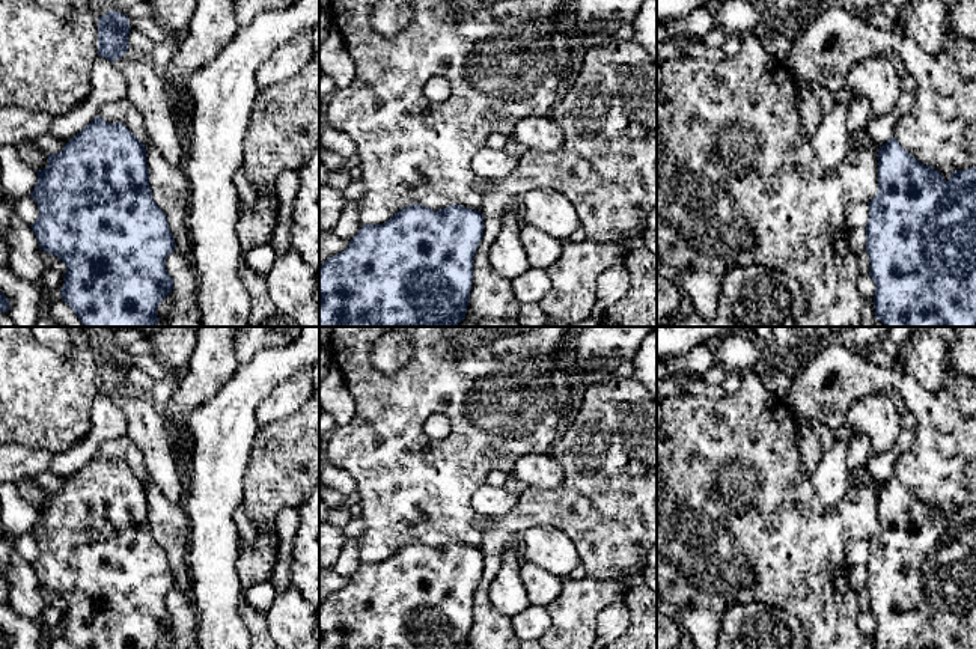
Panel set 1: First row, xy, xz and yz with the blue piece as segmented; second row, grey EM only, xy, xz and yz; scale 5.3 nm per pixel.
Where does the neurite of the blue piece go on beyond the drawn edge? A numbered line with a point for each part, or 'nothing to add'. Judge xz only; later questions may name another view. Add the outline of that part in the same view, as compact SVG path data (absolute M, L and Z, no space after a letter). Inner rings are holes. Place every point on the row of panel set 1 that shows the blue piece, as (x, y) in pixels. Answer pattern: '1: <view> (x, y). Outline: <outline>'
nothing to add

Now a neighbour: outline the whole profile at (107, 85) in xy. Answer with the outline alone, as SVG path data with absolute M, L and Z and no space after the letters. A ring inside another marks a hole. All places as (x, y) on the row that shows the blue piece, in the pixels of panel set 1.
M96 57L90 72L89 96L68 113L54 117L48 134L57 139L75 137L107 104L127 98L128 84L114 63Z

